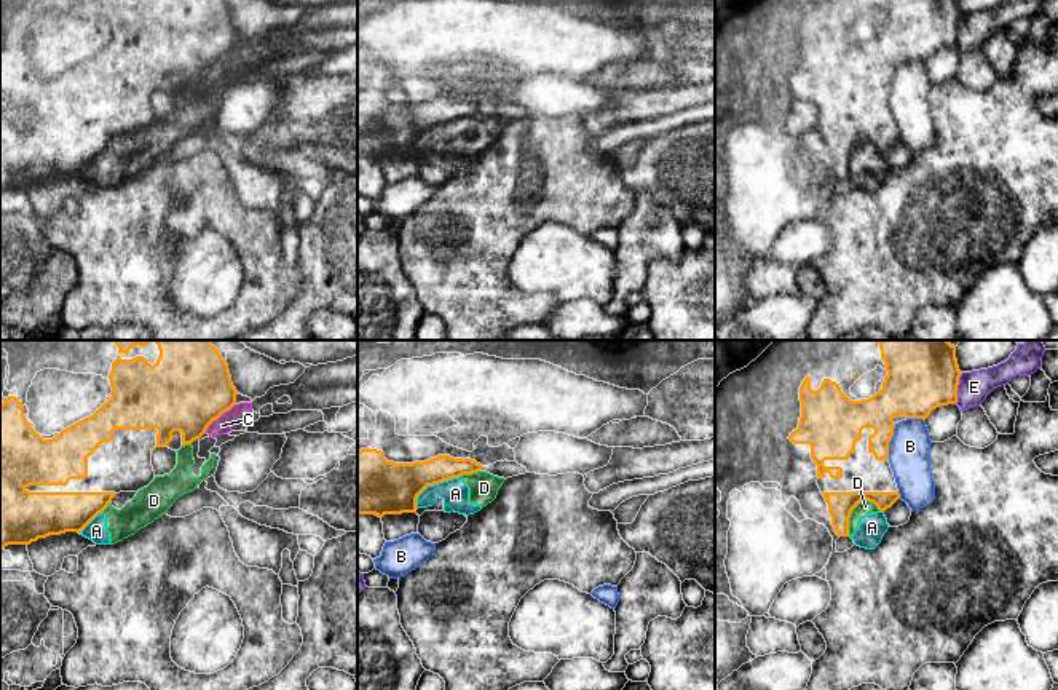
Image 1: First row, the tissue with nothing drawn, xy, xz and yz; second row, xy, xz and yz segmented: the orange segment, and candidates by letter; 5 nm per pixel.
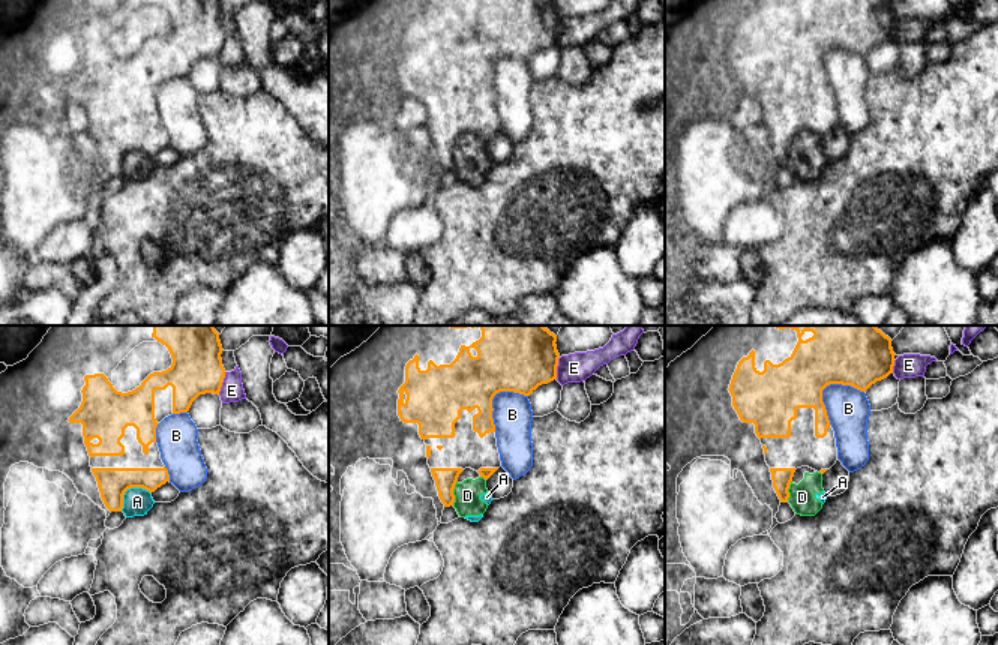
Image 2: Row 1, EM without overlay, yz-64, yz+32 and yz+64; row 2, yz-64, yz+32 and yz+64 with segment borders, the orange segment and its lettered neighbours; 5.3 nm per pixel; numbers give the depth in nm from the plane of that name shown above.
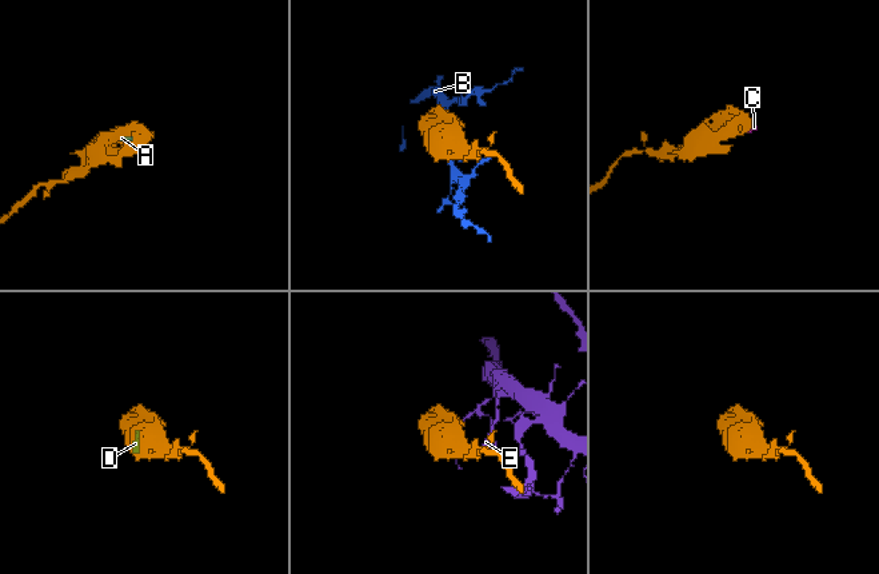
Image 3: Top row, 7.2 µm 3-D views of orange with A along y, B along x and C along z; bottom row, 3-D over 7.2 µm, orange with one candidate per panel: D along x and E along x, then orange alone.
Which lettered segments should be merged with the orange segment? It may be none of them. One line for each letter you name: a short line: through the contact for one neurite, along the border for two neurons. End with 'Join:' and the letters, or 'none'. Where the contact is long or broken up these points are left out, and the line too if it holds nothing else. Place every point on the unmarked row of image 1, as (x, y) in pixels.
Join: none

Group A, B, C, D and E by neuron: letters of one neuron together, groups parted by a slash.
A C D / B / E

